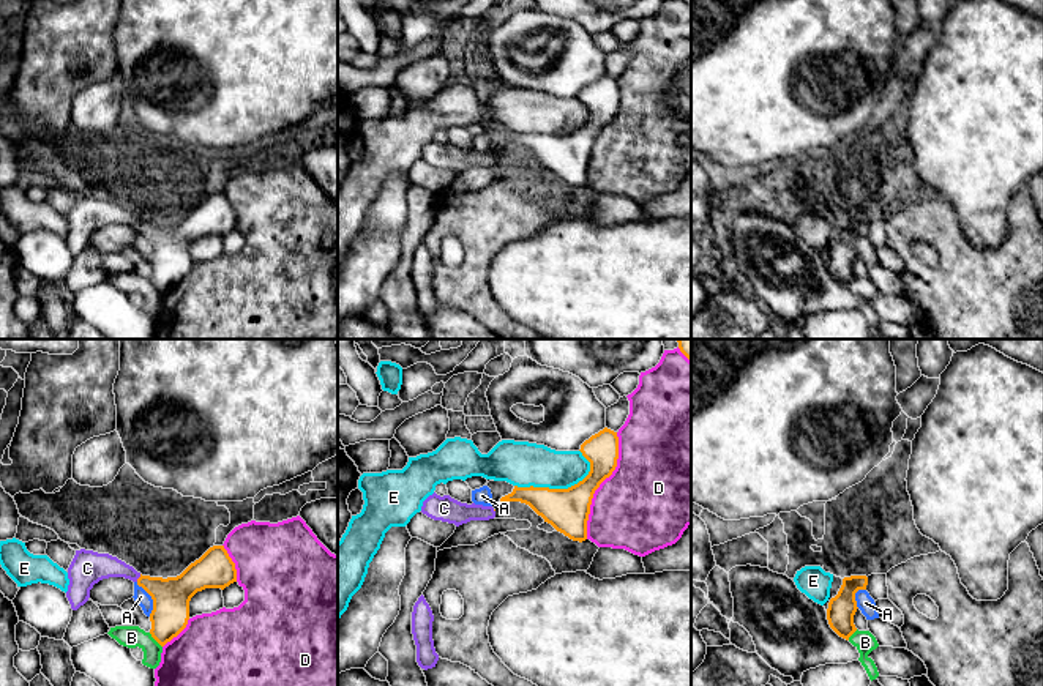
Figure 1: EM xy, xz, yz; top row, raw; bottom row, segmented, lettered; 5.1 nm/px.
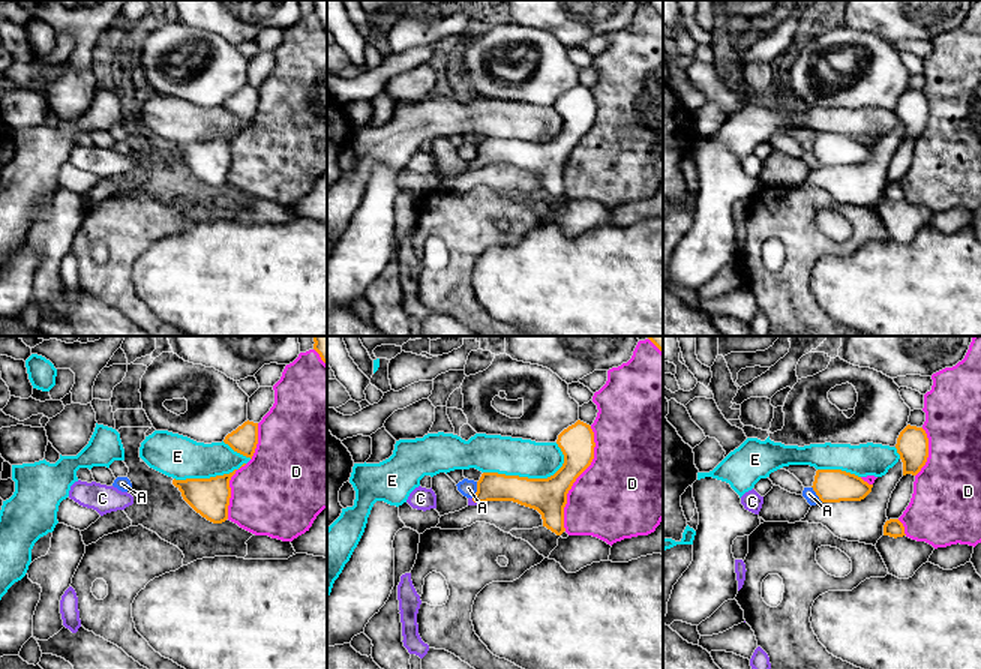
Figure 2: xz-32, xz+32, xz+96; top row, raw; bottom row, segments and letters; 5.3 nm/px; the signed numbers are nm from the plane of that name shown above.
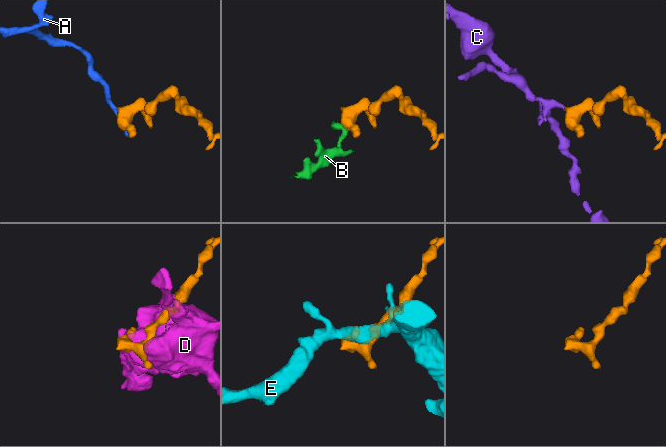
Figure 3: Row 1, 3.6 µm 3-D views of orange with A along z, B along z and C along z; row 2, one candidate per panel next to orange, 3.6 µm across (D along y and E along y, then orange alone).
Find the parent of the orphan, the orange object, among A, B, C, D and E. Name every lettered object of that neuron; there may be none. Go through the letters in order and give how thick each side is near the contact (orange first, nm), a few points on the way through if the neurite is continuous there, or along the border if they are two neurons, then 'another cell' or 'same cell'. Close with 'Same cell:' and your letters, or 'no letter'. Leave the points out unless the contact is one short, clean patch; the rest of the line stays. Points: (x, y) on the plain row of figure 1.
A: 190 nm thick on the orange side, 80 nm on the other; border along xy (136, 229), (152, 246), (150, 262); another cell
B: 190 nm thick on the orange side, 110 nm on the other; border along xy (149, 279), (161, 294); another cell
C: 190 nm thick on the orange side, 160 nm on the other; runs through xy (171, 243), (139, 224), (112, 213), (92, 213); same cell
D: 220 nm thick on the orange side, 460 nm on the other; another cell
E: 220 nm thick on the orange side, 240 nm on the other; another cell
Same cell: C

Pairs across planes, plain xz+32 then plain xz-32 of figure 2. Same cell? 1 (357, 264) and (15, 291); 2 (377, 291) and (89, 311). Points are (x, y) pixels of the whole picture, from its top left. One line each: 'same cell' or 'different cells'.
1: same cell
2: different cells

